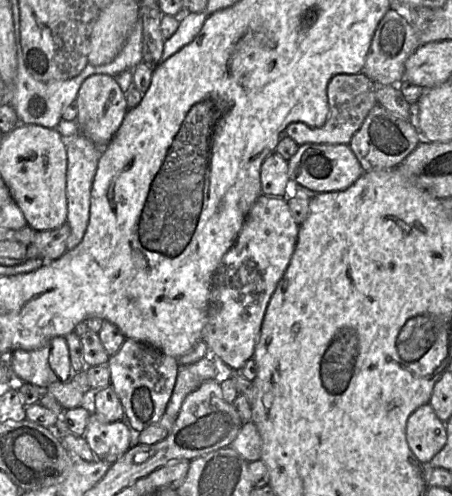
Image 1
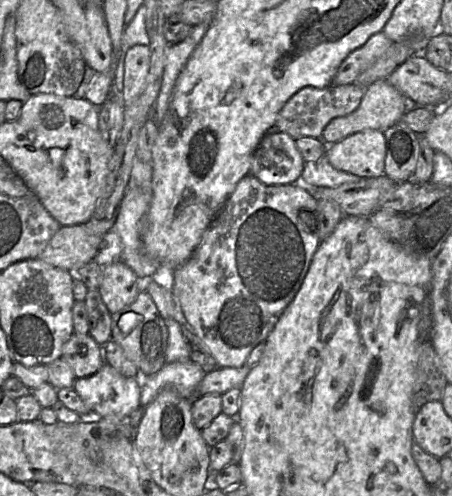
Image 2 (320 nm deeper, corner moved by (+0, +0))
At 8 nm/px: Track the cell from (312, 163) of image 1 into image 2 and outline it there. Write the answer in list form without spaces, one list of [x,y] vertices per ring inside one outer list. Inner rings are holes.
[[[366,129],[332,145],[327,145],[325,156],[341,171],[362,177],[384,175],[386,142],[381,130]]]

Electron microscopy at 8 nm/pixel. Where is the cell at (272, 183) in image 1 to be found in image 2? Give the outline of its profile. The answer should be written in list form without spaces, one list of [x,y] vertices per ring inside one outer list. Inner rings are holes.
[[[273,129],[264,135],[252,154],[250,175],[266,185],[302,183],[304,164],[295,139]]]

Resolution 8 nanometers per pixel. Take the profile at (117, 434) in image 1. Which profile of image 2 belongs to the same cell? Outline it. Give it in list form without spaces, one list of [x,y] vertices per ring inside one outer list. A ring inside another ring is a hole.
[[[108,363],[98,372],[77,378],[73,389],[96,417],[128,417],[141,406],[138,377],[125,377]]]

